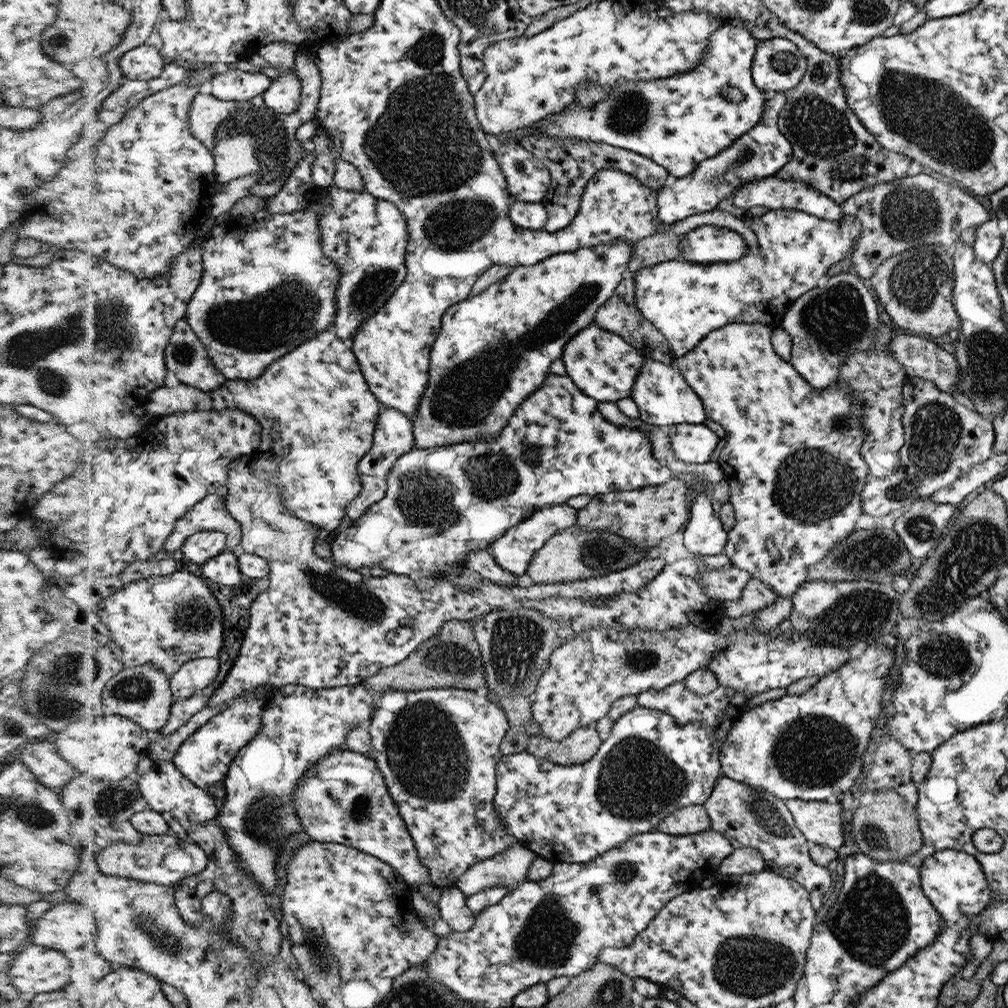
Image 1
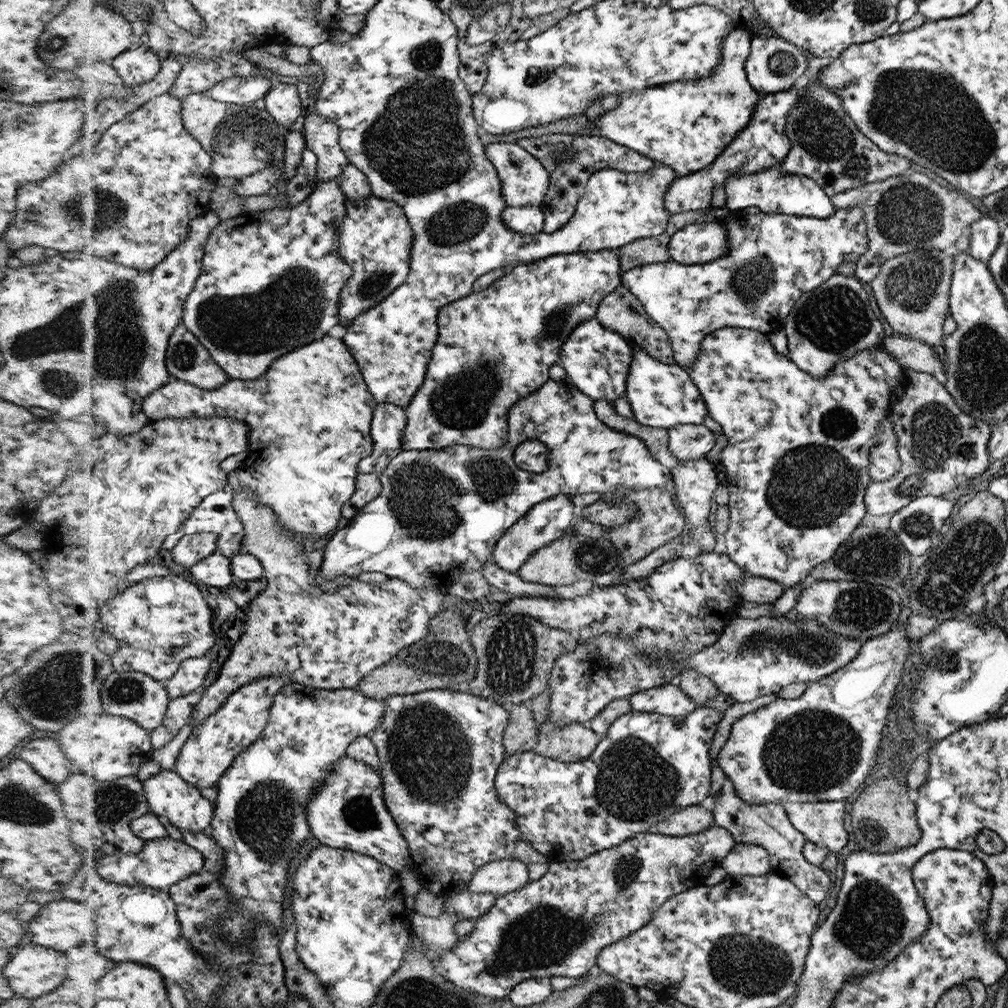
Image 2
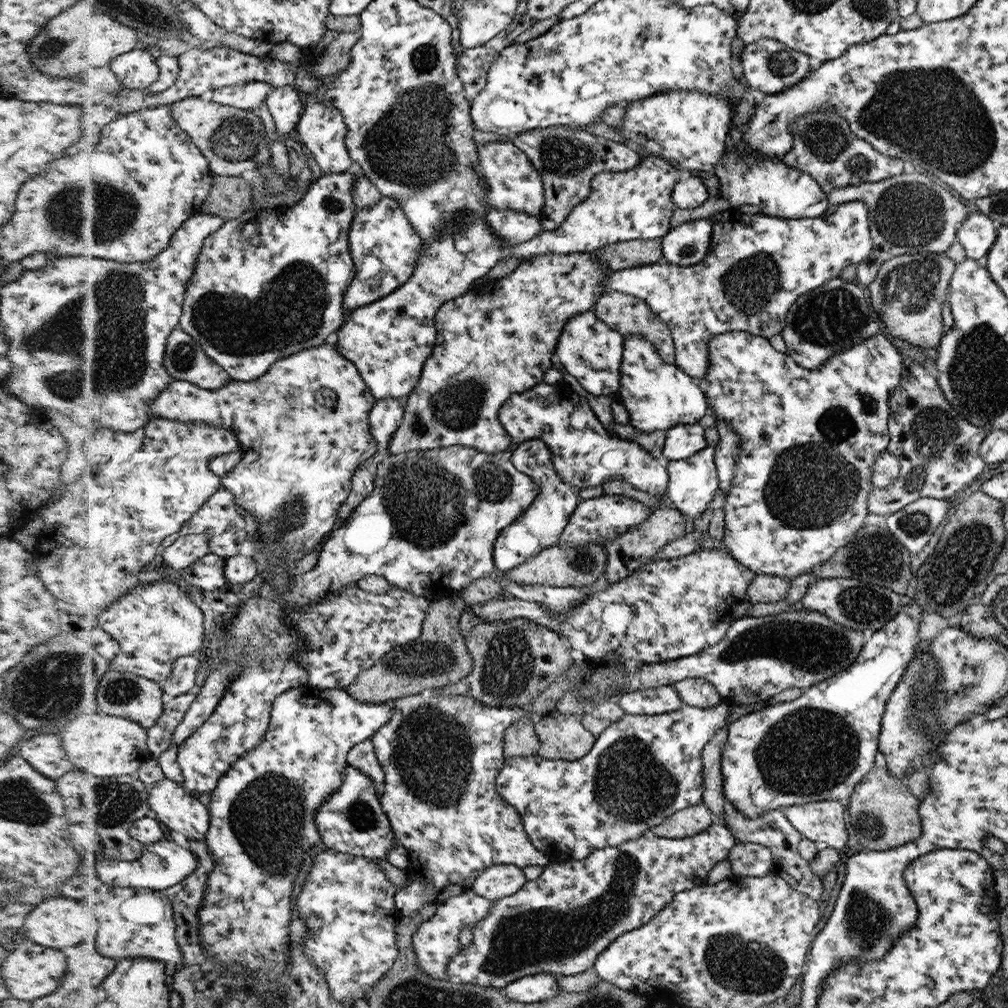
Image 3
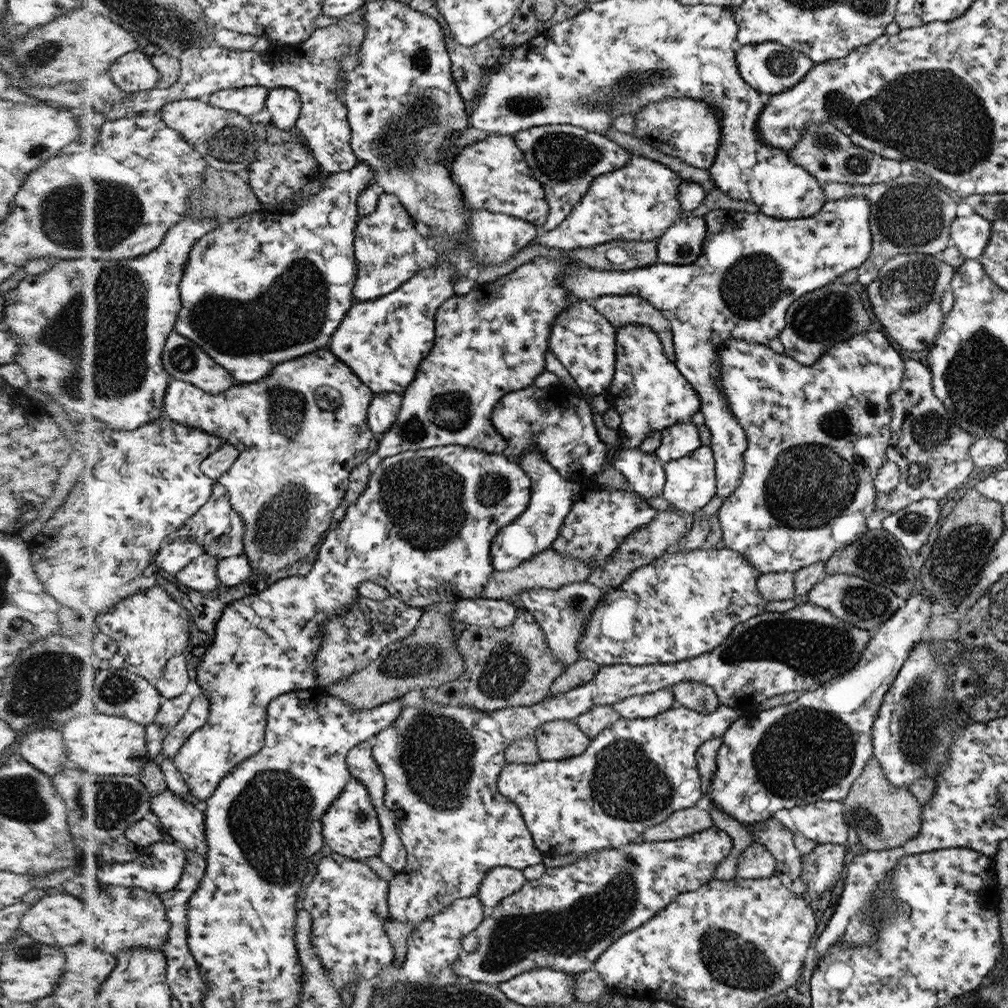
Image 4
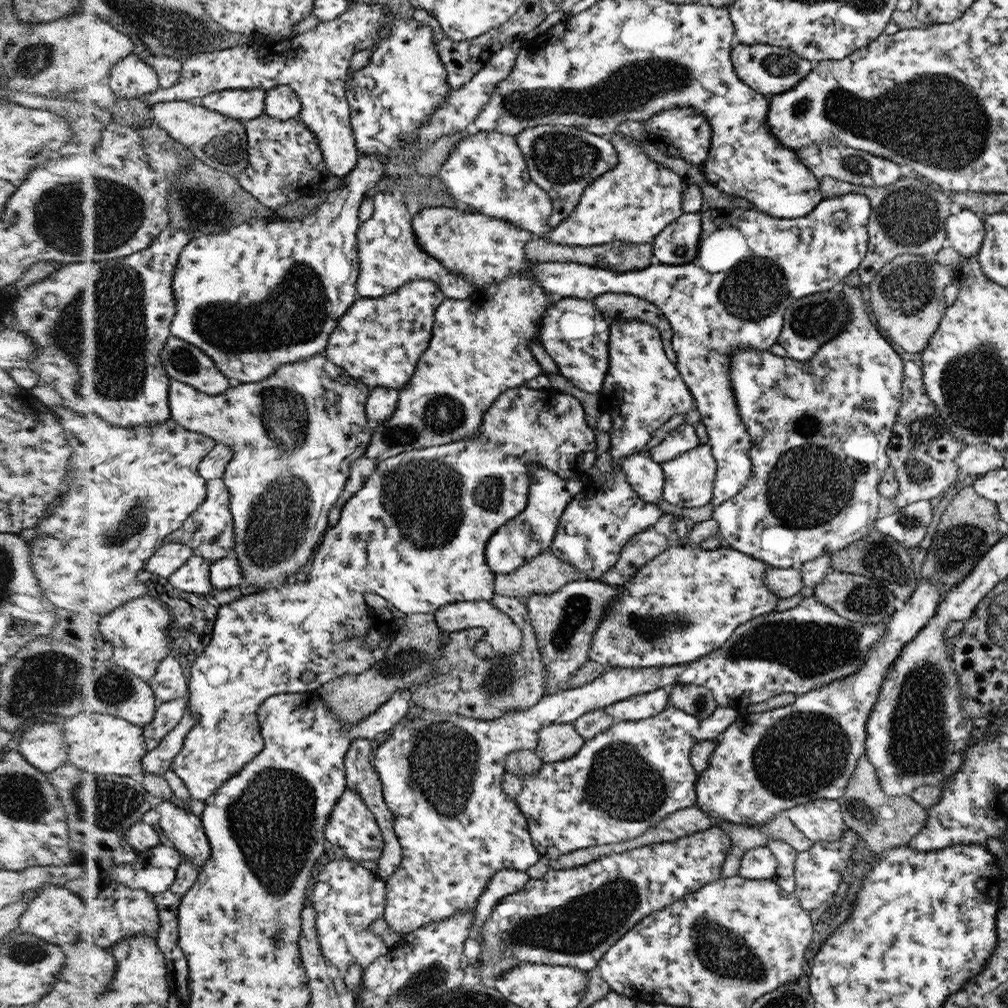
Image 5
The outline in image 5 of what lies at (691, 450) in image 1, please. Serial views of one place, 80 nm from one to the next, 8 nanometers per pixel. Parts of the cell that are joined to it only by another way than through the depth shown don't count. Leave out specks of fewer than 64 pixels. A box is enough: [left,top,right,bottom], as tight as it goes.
[648,423,699,464]

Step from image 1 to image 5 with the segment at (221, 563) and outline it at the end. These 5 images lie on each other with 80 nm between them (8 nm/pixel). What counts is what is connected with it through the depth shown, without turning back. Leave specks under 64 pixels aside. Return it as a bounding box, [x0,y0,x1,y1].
[170,555,214,594]

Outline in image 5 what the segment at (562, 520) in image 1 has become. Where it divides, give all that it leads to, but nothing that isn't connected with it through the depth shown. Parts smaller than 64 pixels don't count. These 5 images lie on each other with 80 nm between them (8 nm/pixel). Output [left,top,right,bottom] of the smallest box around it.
[486,466,588,574]

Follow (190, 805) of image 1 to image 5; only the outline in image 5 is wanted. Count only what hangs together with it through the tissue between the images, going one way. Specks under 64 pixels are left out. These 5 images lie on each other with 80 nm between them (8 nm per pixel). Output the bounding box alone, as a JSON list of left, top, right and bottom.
[158,800,213,866]

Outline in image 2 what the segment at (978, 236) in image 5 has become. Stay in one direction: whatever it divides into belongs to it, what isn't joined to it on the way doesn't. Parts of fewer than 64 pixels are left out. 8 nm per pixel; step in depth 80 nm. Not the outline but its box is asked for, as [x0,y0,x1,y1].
[967,214,1001,262]

